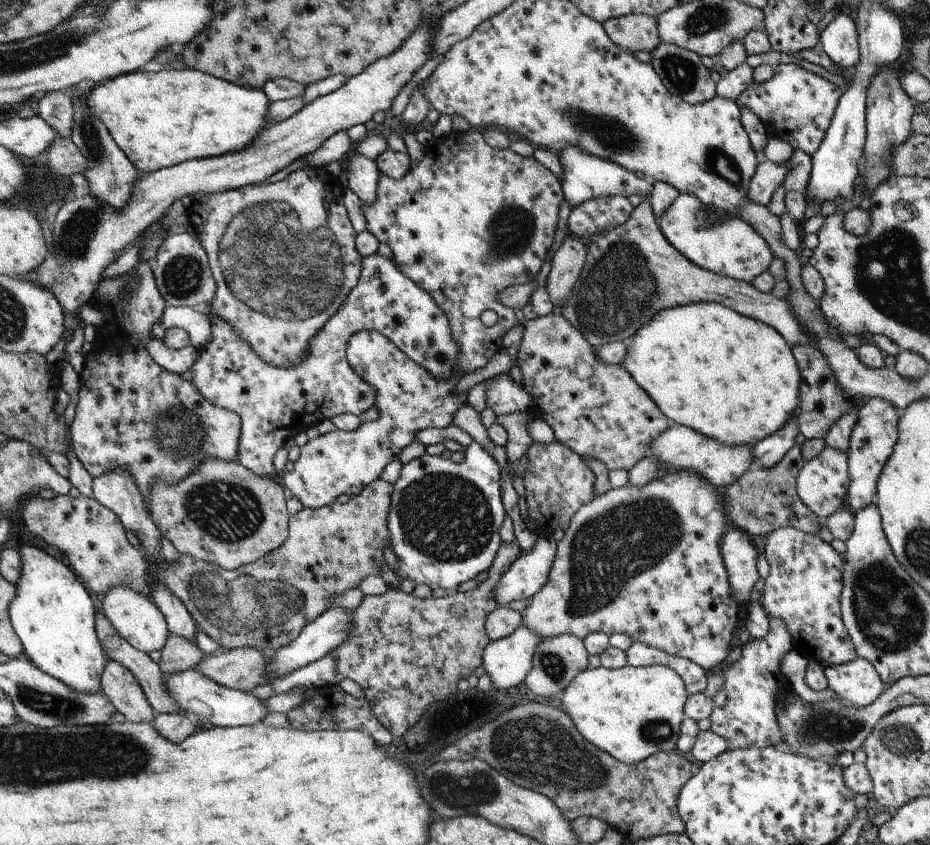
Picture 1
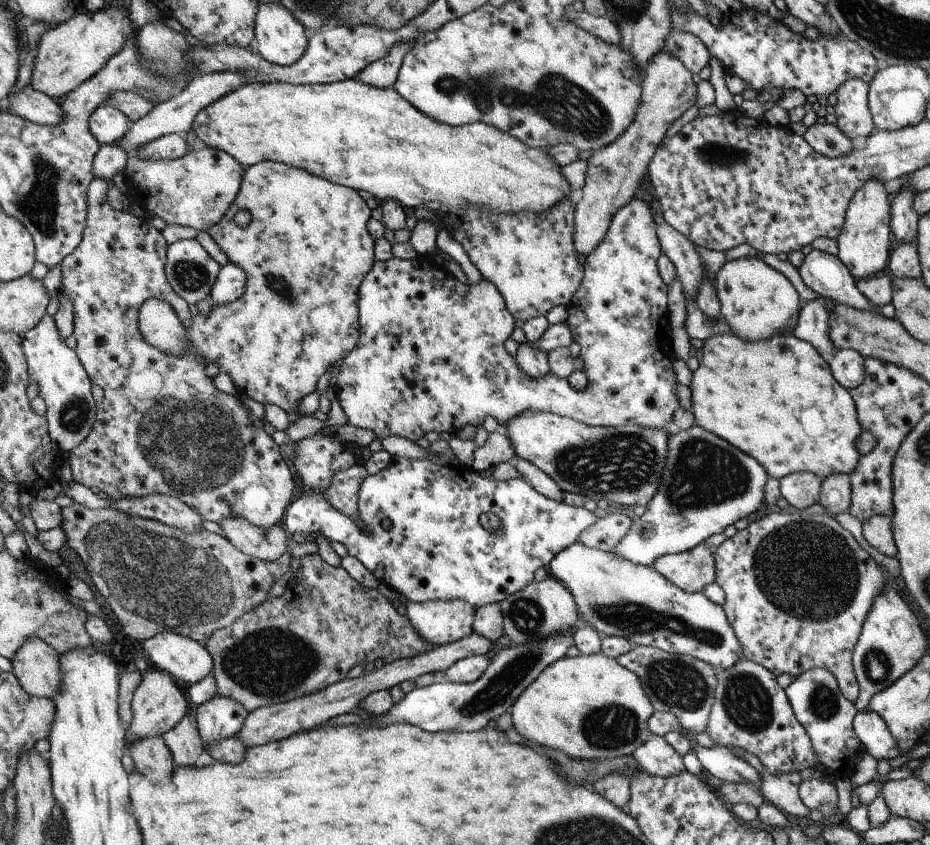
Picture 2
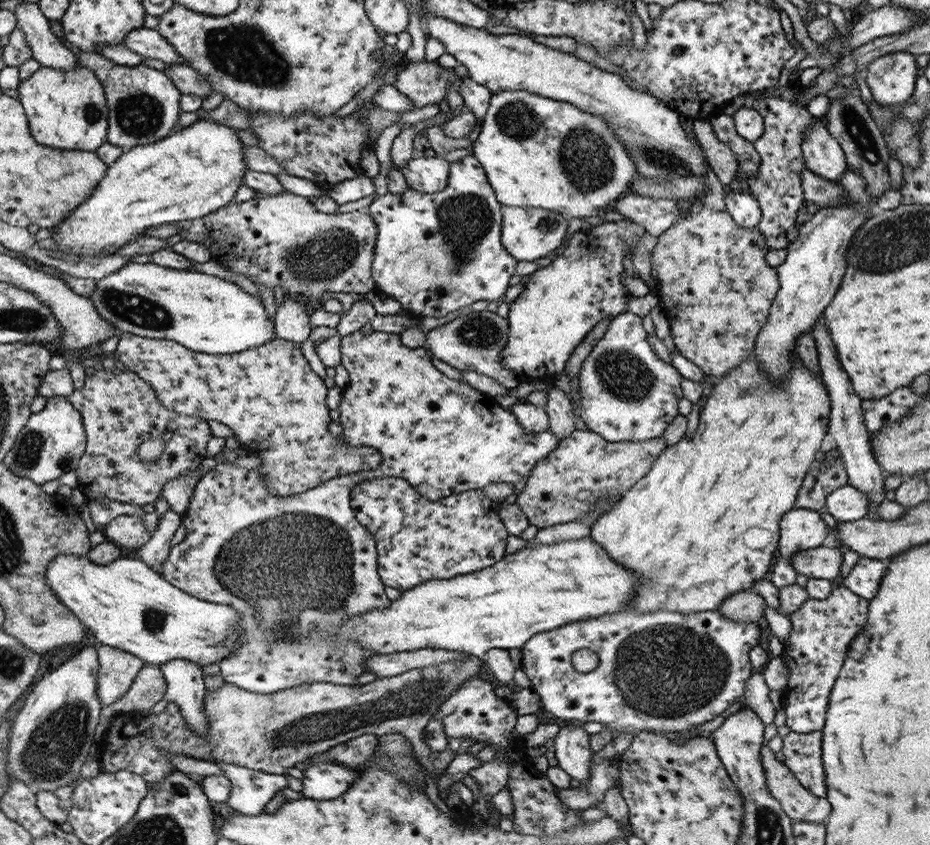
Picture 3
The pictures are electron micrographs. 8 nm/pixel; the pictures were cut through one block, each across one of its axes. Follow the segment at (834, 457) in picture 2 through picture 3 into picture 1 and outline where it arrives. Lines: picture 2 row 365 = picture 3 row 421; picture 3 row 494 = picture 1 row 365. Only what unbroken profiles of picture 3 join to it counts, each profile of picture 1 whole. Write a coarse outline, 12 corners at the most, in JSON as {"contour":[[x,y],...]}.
{"contour":[[698,301],[622,365],[670,420],[753,446],[799,408],[770,325]]}

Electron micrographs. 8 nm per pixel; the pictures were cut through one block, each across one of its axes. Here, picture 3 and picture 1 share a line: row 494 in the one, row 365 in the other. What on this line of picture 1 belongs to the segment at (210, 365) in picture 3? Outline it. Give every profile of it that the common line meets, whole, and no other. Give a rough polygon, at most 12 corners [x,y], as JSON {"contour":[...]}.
{"contour":[[329,167],[194,198],[226,319],[301,365],[363,256]]}

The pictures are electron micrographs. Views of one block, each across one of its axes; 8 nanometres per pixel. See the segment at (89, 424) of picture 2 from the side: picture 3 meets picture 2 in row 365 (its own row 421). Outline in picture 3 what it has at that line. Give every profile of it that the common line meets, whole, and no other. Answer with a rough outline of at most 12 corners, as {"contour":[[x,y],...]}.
{"contour":[[65,396],[30,415],[3,463],[42,486],[76,470],[88,437]]}

